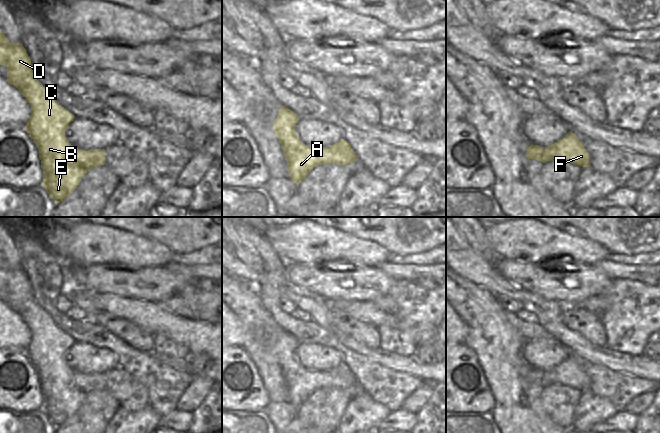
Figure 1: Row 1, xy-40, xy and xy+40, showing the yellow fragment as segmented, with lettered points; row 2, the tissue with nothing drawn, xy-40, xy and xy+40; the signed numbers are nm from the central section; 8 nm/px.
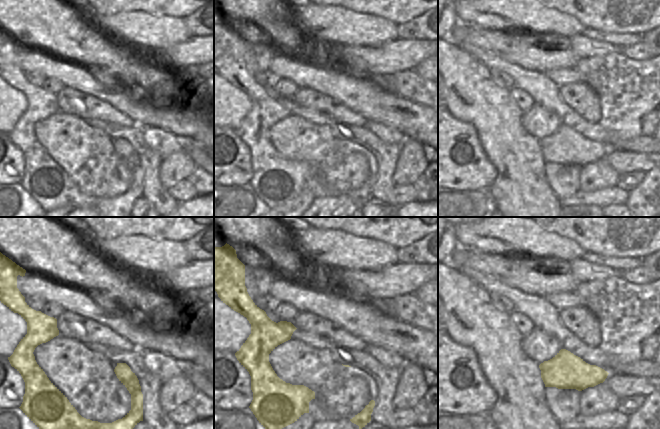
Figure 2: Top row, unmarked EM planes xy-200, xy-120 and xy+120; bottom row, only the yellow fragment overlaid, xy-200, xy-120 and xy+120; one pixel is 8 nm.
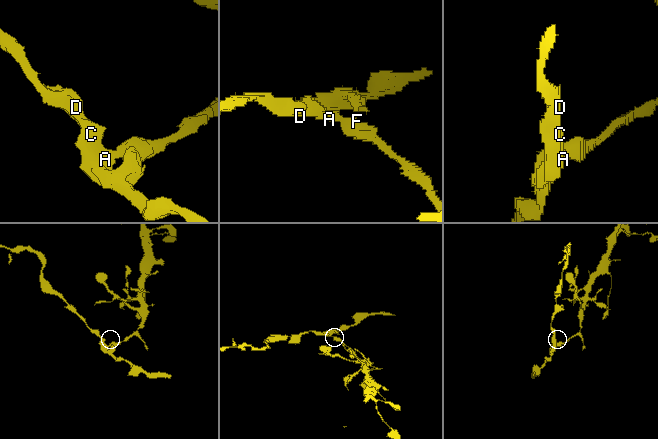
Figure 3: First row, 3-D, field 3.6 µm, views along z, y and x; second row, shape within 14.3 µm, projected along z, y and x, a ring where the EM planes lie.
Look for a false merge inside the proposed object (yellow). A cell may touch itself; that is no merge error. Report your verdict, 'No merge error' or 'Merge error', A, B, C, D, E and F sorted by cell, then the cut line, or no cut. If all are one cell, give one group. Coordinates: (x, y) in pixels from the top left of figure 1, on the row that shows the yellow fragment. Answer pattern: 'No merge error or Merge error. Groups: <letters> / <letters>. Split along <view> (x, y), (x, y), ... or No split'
Merge error. Groups: A B C D E / F. Split along xy (328, 147), (332, 154), (333, 162)

